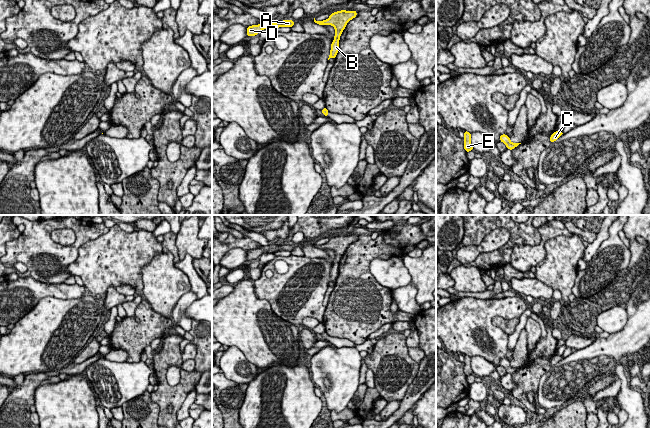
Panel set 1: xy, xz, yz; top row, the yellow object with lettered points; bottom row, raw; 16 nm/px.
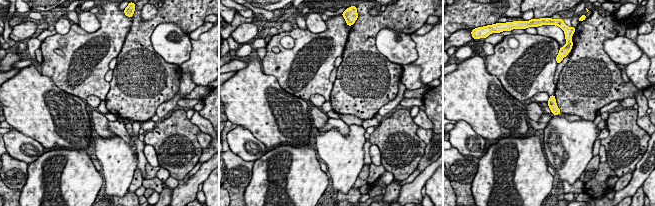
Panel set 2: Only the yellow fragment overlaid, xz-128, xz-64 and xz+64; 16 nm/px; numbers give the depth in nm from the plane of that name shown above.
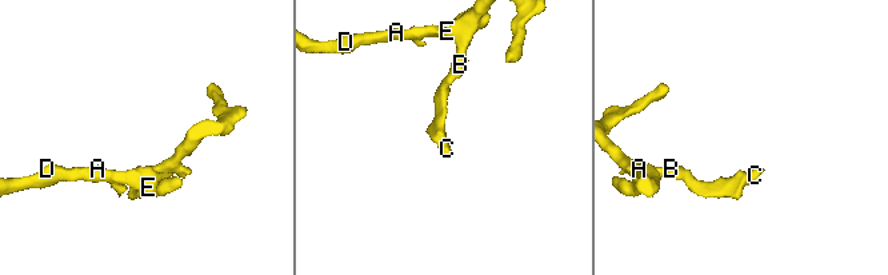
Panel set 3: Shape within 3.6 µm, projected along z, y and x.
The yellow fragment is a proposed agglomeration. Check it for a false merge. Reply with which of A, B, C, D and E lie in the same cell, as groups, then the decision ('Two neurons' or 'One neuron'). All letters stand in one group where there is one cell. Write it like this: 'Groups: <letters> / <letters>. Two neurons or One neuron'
Groups: A B C D E. One neuron

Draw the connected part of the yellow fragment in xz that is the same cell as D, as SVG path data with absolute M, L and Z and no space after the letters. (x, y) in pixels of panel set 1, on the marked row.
M292 19L287 20L287 21L282 20L280 22L270 23L267 26L263 26L262 24L252 25L252 26L247 27L247 37L256 36L259 32L261 32L264 29L274 30L279 27L293 27L293 26L294 26L294 22Z

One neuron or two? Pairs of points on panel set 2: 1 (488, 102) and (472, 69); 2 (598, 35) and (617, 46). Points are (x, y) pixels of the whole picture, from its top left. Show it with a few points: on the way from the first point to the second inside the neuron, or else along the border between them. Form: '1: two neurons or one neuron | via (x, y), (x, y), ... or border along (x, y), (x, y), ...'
1: one neuron | via (480, 94), (472, 86), (472, 77)
2: two neurons | border along (617, 36), (603, 43), (604, 51), (614, 61)

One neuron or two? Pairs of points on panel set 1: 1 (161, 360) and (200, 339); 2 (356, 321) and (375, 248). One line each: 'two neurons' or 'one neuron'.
1: two neurons
2: one neuron

